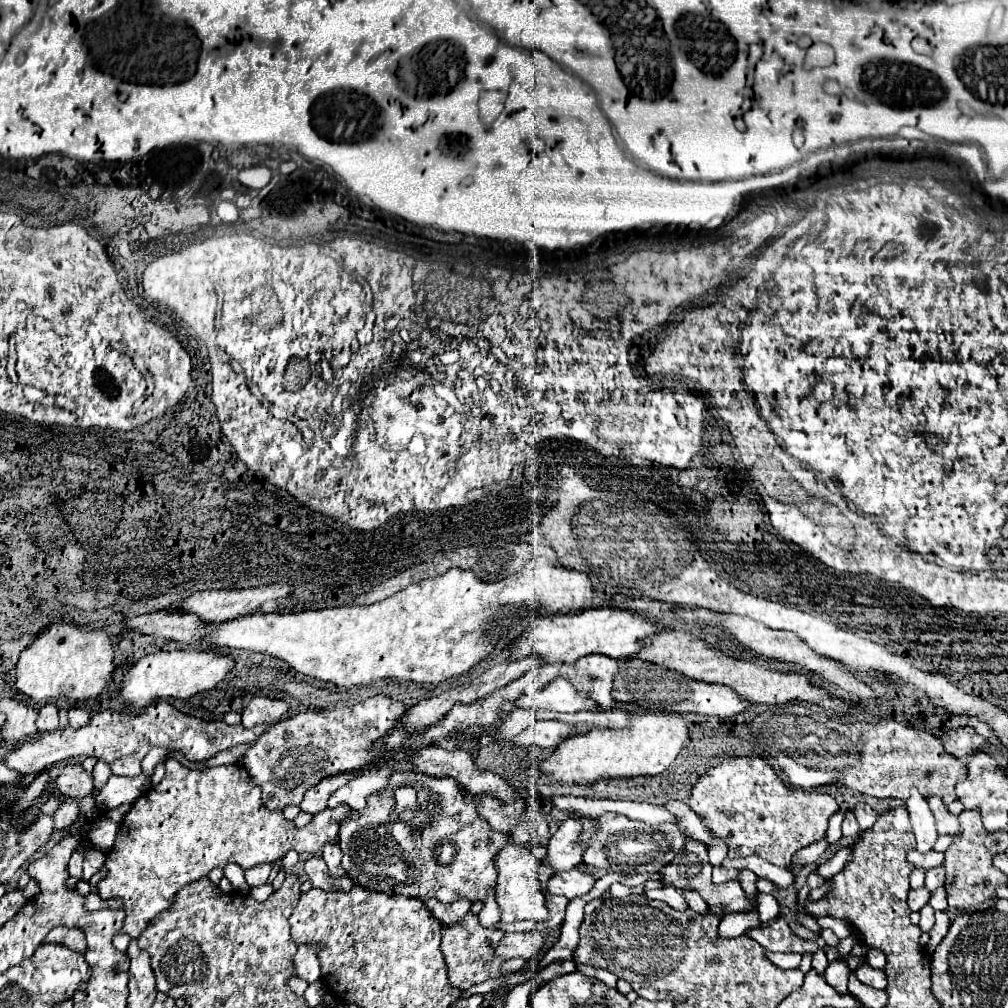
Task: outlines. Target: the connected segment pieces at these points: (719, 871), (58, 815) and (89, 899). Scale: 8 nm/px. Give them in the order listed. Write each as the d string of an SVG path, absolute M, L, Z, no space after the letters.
M713 868L712 871L712 881L715 884L723 884L723 882L727 882L727 880L737 880L737 876L739 876L739 872L735 870L735 868Z
M65 802L65 804L61 804L61 806L53 812L53 826L55 826L55 830L61 830L61 828L69 826L77 816L79 816L79 808L77 808L75 802Z
M93 890L89 896L85 896L85 906L87 910L99 910L99 908L123 908L123 902L111 902L111 900L103 900L97 896L99 892Z

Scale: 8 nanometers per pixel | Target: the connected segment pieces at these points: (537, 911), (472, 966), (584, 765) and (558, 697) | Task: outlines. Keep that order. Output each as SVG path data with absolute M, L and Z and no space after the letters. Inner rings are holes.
M507 840L505 848L497 854L495 866L499 870L499 884L497 884L497 904L501 908L503 922L517 922L517 920L535 920L545 922L549 918L549 910L545 906L545 896L539 890L537 870L539 860L531 854L529 848L517 848L511 840Z
M471 912L465 916L465 920L461 924L445 926L443 928L441 950L443 950L445 962L447 962L449 982L459 990L467 990L467 988L471 988L471 986L475 986L479 982L497 978L503 960L493 954L493 948L499 944L501 938L503 938L503 930L499 930L499 928L483 928L479 924L477 916L473 916Z
M665 714L635 716L633 724L623 730L593 728L587 734L575 734L563 738L547 758L539 762L545 776L557 782L591 784L603 778L635 778L635 776L657 776L669 768L669 764L679 756L687 740L687 722Z
M557 678L551 684L547 684L545 688L541 688L539 692L523 696L521 700L517 700L517 706L575 714L579 710L593 710L595 702L587 696L577 694L575 688L565 678Z

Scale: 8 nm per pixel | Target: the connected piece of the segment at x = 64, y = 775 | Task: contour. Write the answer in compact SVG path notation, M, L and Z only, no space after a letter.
M79 764L63 766L59 770L59 776L53 782L61 794L71 796L71 798L87 796L93 790L93 776L87 774Z

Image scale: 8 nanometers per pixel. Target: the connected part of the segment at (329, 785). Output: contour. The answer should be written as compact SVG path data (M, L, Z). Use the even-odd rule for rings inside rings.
M343 774L343 776L331 776L331 778L323 778L317 786L311 788L311 792L305 794L303 802L301 802L301 810L309 812L309 814L317 814L323 808L327 808L327 798L341 788L343 784L347 784L351 778L355 778L357 774Z

